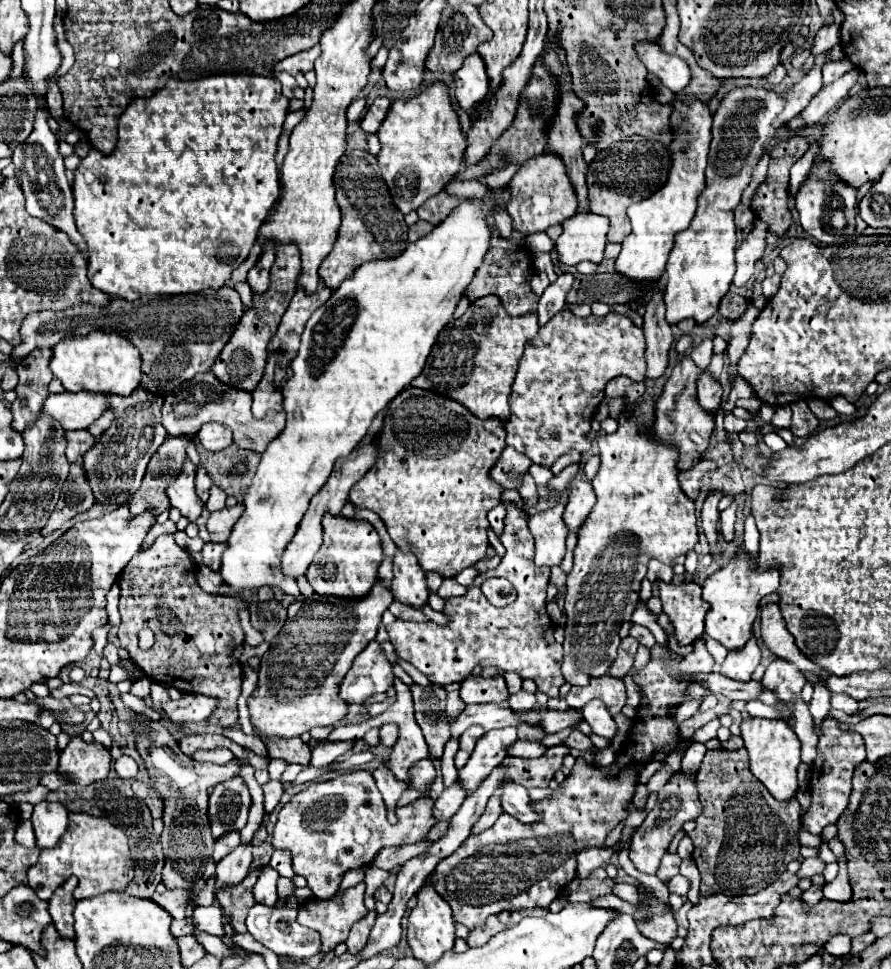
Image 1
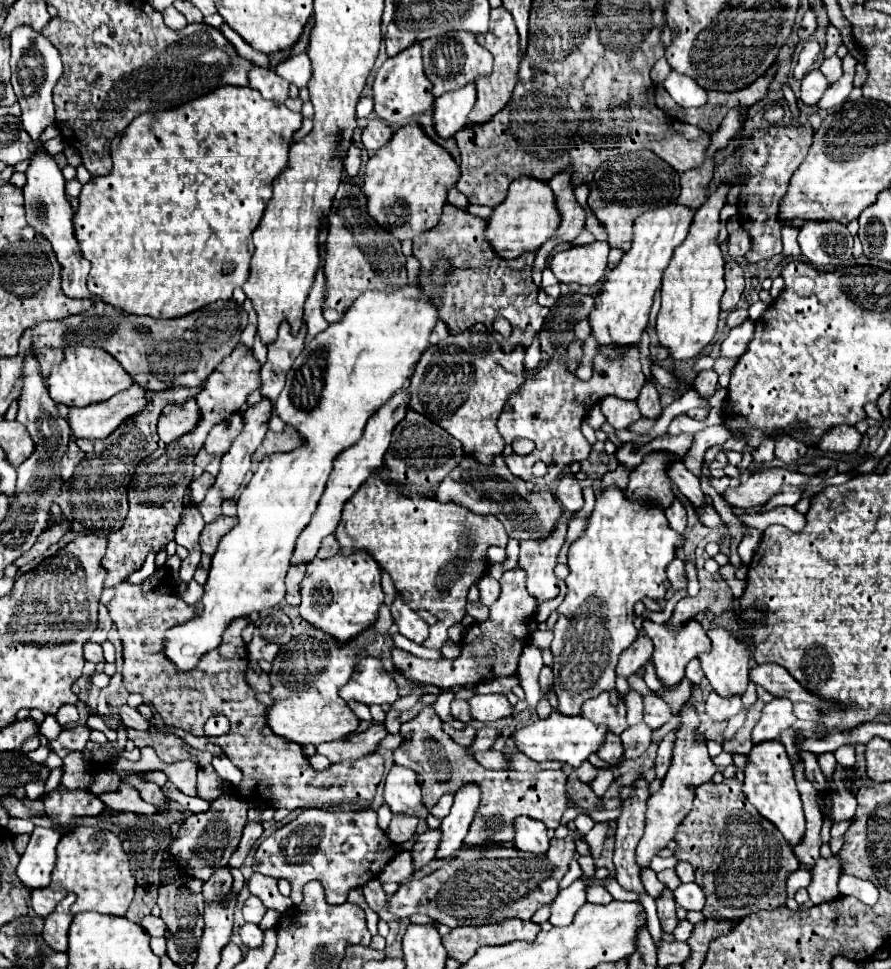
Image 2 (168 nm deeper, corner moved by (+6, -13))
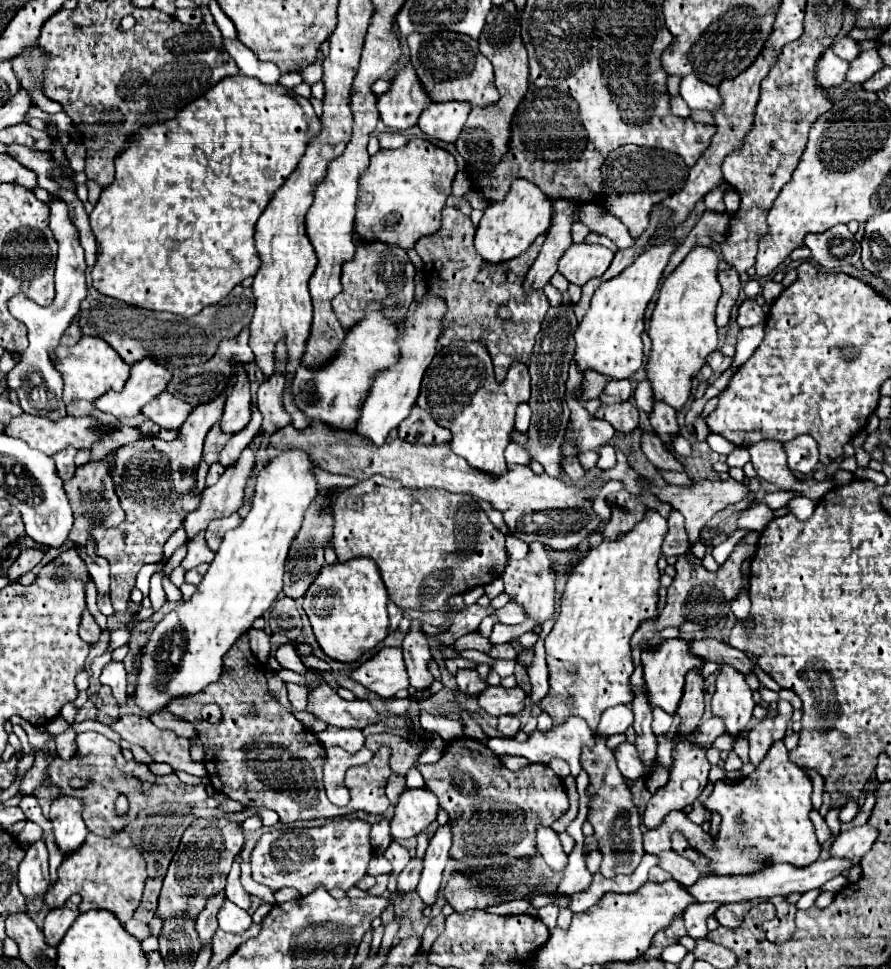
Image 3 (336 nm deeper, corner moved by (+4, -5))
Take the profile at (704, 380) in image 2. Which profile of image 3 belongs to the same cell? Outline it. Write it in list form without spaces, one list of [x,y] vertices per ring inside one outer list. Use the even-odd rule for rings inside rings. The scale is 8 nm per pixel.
[[[718,350],[708,356],[708,366],[712,368],[714,374],[722,374],[724,370],[728,370],[728,368],[730,368],[730,362],[732,362],[732,360],[726,358],[726,356],[722,356]]]

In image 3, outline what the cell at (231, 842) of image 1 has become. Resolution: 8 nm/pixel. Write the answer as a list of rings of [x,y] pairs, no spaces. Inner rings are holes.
[[[218,892],[216,896],[212,896],[206,902],[204,910],[196,918],[196,930],[198,930],[202,946],[210,944],[212,942],[212,934],[218,930],[218,912],[220,912],[220,906],[224,904],[224,900],[226,900],[226,894]]]

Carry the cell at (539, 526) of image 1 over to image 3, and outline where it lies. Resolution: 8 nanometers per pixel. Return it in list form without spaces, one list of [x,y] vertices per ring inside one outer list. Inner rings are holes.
[[[532,542],[528,556],[524,560],[508,560],[506,570],[502,572],[502,582],[506,586],[506,592],[518,604],[522,604],[528,610],[528,616],[538,620],[538,624],[548,620],[554,612],[554,596],[556,596],[554,578],[556,578],[556,574],[554,574],[548,550],[542,542]]]

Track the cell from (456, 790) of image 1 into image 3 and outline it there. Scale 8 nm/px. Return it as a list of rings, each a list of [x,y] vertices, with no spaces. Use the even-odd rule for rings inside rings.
[[[414,856],[408,866],[398,874],[398,890],[400,892],[412,892],[418,886],[420,880],[420,872],[422,872],[422,858]]]

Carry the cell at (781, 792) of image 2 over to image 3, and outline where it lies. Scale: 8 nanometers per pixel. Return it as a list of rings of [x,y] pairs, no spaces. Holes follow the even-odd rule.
[[[778,740],[772,744],[760,766],[756,766],[756,770],[748,778],[736,784],[726,784],[723,781],[714,784],[712,794],[704,801],[704,806],[712,807],[712,810],[718,810],[722,814],[722,824],[716,836],[712,836],[710,831],[689,830],[702,827],[689,821],[684,812],[672,812],[668,814],[660,830],[648,830],[644,834],[644,850],[650,854],[658,854],[660,866],[666,872],[670,872],[676,882],[684,886],[694,884],[700,878],[700,874],[692,866],[692,862],[672,851],[670,846],[672,830],[684,832],[684,836],[692,842],[692,846],[704,850],[704,854],[712,858],[714,874],[720,876],[756,872],[758,868],[762,868],[764,860],[770,860],[772,864],[792,862],[794,866],[808,866],[816,862],[820,856],[820,844],[816,840],[814,826],[808,818],[808,812],[812,808],[810,794],[812,794],[810,778],[800,766],[788,760],[788,750],[784,742]]]

